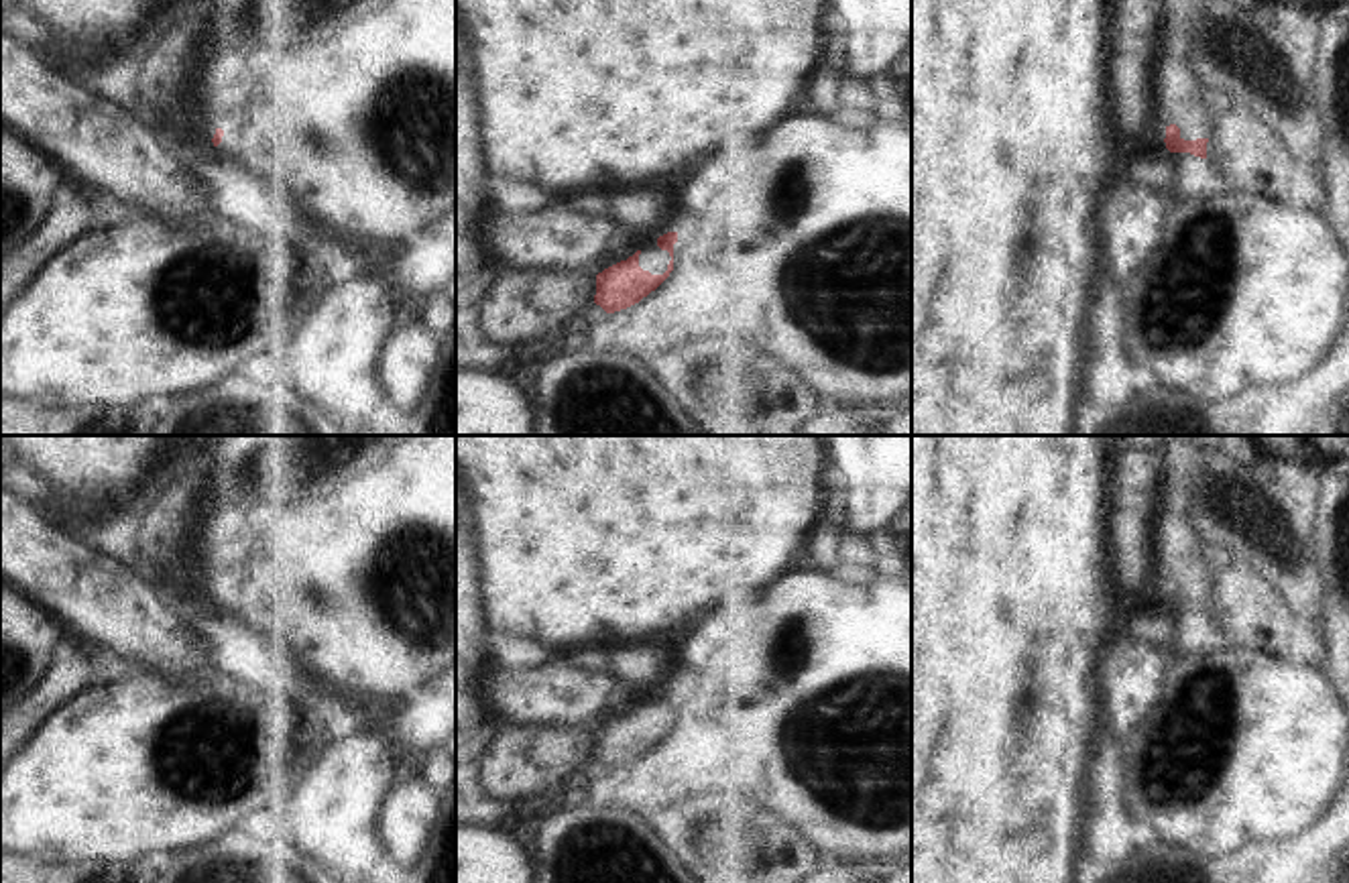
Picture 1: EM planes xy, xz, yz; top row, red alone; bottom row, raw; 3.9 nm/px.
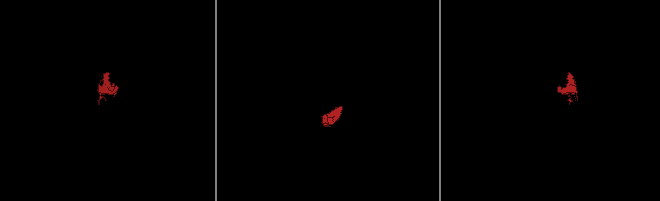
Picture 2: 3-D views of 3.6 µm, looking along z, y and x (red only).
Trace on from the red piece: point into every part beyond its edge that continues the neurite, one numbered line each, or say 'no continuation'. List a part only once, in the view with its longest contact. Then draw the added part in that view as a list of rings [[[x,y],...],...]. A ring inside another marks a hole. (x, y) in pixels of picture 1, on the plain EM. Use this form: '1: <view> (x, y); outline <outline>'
1: xz (654, 715); outline [[[649,692],[639,710],[639,722],[651,730],[663,730],[671,712],[657,702],[657,692]]]

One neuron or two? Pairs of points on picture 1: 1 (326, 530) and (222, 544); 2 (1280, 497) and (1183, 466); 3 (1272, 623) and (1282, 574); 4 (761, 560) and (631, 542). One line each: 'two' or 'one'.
1: two
2: one
3: two
4: one

